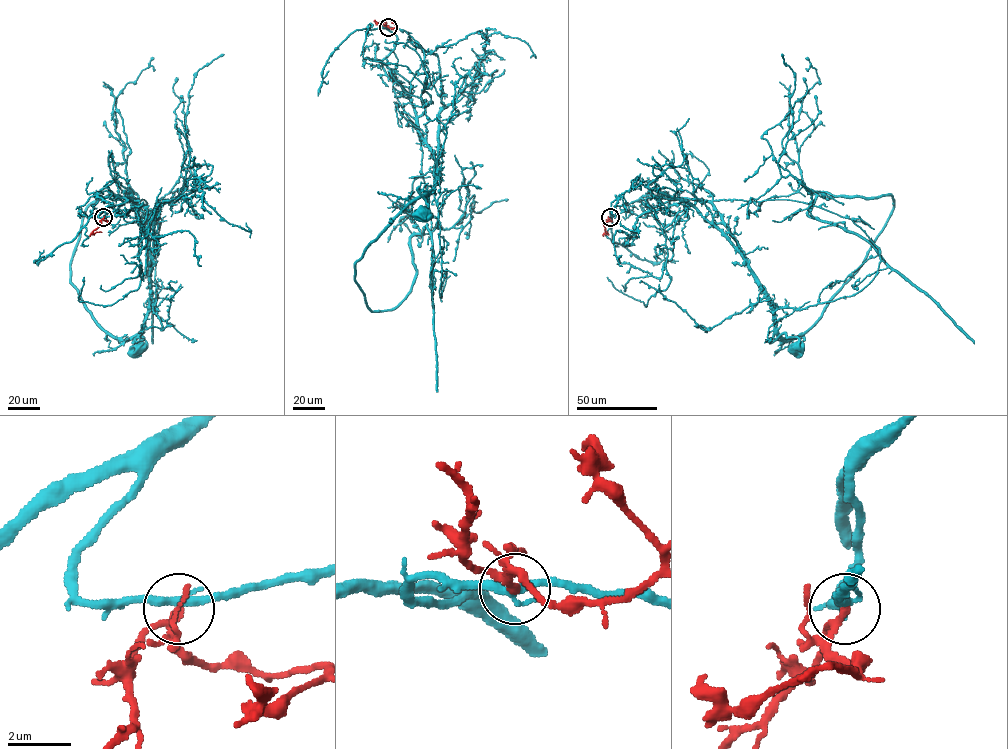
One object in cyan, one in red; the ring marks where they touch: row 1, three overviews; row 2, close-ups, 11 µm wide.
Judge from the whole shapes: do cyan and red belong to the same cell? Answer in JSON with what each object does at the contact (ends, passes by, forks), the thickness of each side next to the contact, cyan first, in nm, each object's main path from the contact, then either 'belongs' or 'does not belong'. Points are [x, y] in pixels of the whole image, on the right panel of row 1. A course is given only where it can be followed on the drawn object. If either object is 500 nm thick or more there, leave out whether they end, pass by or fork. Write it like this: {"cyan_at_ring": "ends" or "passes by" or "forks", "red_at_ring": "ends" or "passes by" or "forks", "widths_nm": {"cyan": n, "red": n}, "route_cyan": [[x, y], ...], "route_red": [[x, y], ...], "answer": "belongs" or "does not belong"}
{"cyan_at_ring": "passes by", "red_at_ring": "passes by", "widths_nm": {"cyan": 280, "red": 200}, "route_cyan": [[610, 217], [615, 206], [644, 196], [706, 200], [764, 289], [778, 334], [796, 337], [798, 347]], "route_red": [[610, 217], [604, 225], [606, 232]], "answer": "does not belong"}

